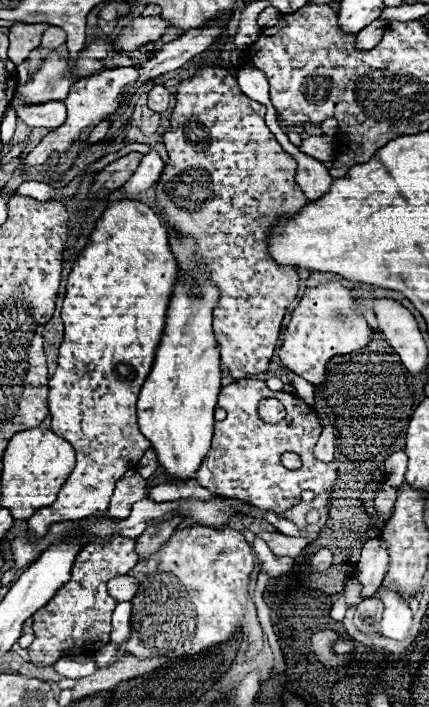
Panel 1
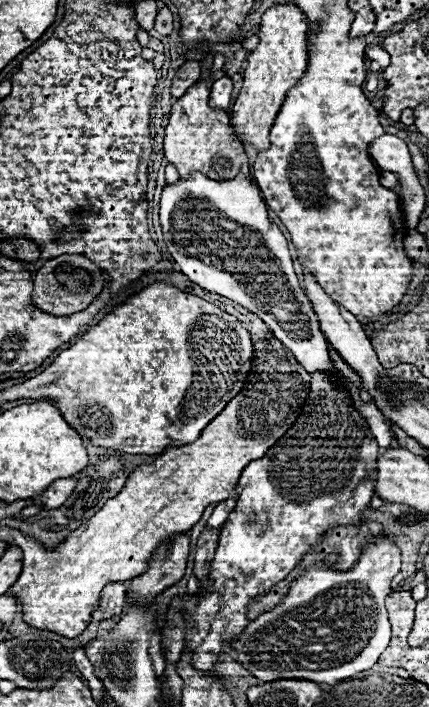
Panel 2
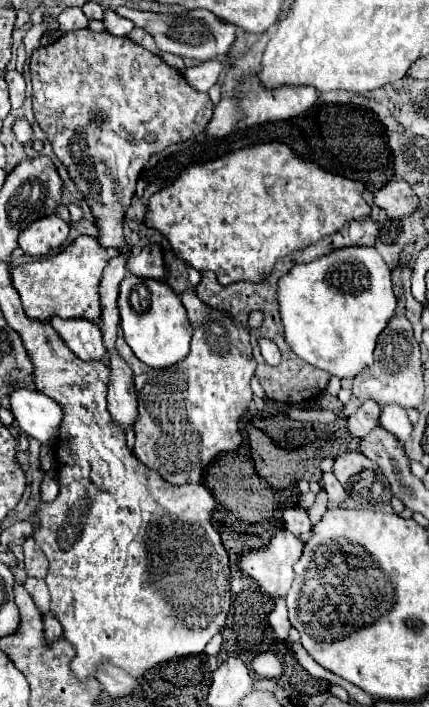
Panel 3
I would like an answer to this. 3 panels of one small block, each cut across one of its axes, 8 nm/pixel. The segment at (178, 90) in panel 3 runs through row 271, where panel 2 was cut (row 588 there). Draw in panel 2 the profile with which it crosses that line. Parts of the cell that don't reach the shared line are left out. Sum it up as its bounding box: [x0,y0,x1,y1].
[92,582,126,620]

